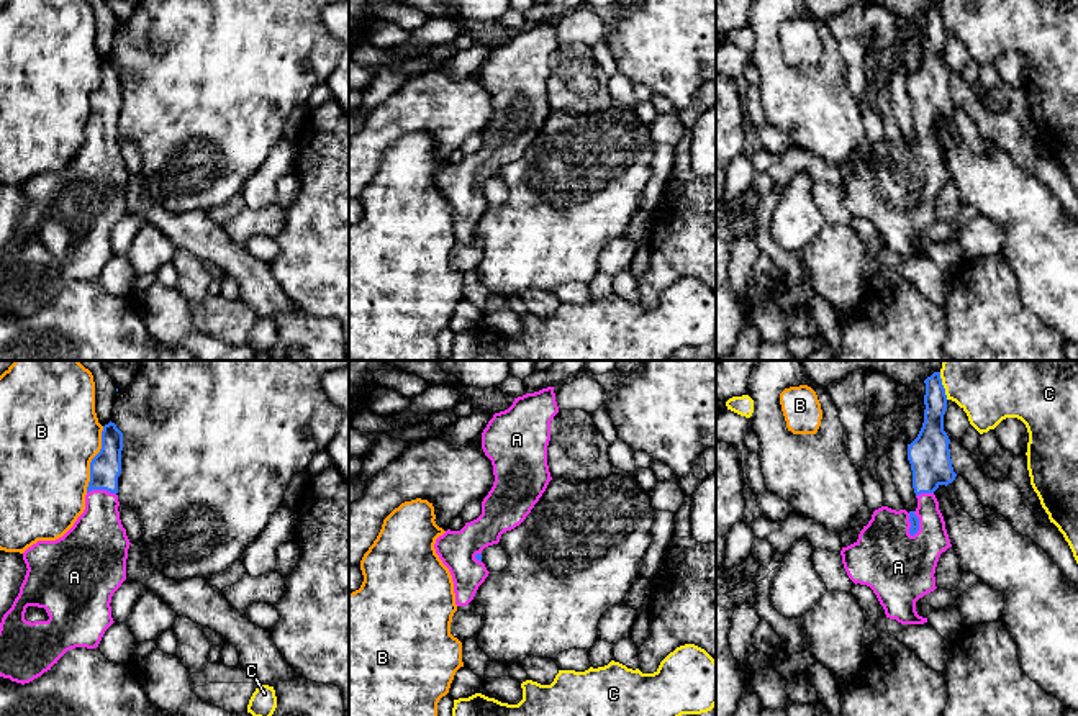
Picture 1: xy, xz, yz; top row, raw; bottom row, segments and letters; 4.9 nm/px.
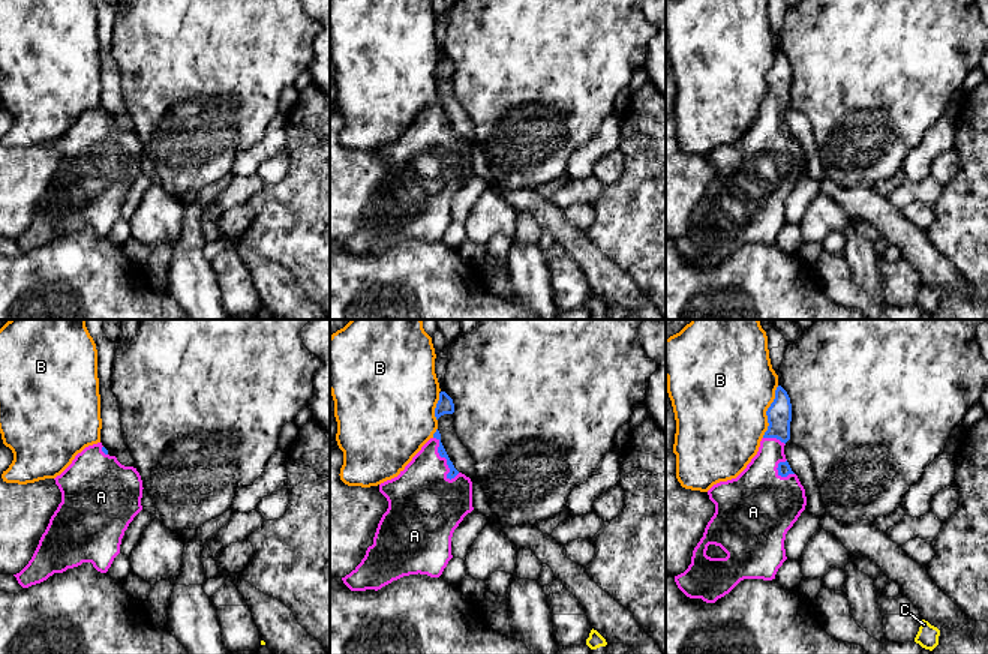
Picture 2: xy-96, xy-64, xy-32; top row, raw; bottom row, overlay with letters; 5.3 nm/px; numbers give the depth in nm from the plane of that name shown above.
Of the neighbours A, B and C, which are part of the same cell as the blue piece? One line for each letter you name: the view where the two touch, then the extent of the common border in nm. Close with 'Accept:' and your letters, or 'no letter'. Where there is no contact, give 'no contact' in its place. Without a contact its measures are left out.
A: meets blue in yz; contact 130 nm long
Accept: A

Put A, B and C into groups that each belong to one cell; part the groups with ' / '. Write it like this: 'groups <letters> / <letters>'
groups A / B / C

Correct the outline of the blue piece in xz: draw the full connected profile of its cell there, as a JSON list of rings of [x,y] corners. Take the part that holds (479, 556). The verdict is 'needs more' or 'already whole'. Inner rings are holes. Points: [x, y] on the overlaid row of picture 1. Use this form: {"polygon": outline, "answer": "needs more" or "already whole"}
{"polygon": [[[547,387],[514,398],[513,405],[495,413],[483,429],[482,449],[491,460],[495,482],[482,501],[482,514],[465,523],[460,531],[447,529],[434,544],[436,554],[452,575],[457,606],[467,606],[490,573],[482,562],[482,551],[498,544],[503,532],[519,526],[552,480],[547,465],[547,446],[550,421],[557,413],[554,387]]], "answer": "needs more"}

